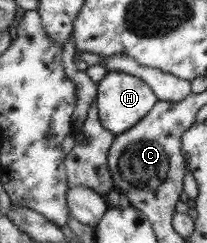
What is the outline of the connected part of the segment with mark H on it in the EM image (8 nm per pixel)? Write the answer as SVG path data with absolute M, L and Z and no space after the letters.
M108 70L96 84L97 97L94 100L99 110L101 125L115 135L130 130L136 123L146 118L152 107L159 102L159 97L155 95L150 85L129 73Z

